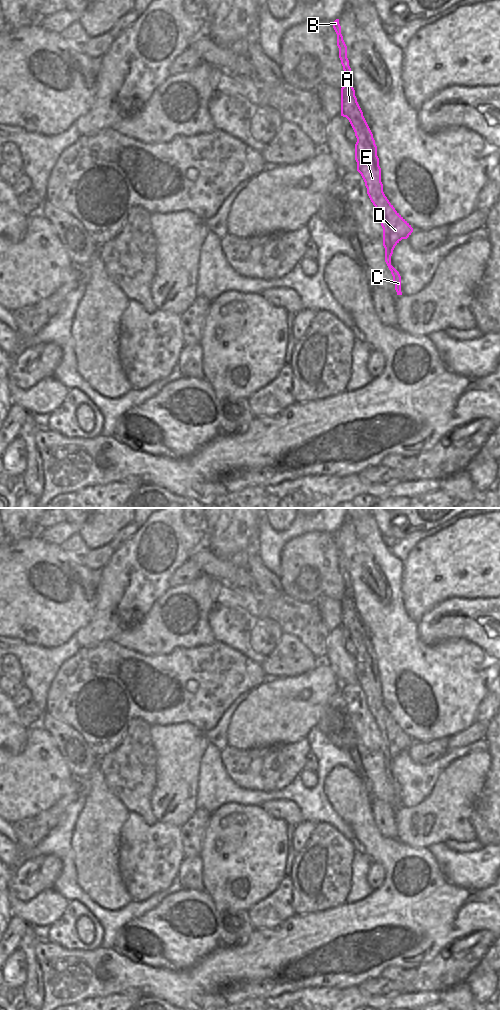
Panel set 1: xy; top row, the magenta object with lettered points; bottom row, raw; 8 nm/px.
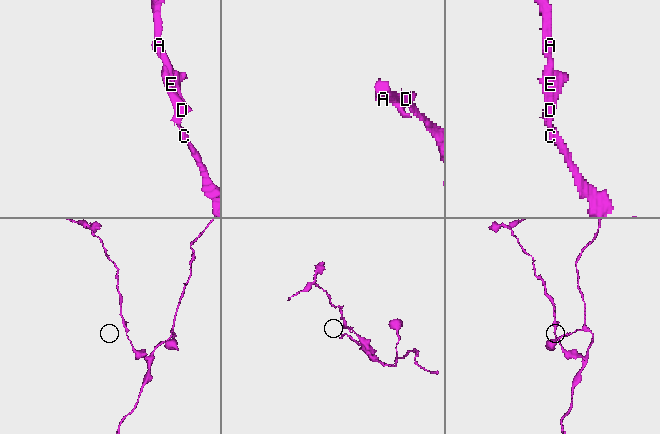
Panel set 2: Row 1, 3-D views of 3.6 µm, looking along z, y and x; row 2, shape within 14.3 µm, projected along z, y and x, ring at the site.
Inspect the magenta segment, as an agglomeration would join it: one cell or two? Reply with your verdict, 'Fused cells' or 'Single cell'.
Single cell.

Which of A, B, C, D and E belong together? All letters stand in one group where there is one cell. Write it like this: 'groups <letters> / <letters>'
groups A B C D E

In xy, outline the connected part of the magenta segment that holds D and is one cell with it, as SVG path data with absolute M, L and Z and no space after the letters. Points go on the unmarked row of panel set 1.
M336 531L333 534L333 540L337 546L339 570L345 584L345 596L341 600L341 628L346 629L349 632L355 644L357 650L355 656L357 683L361 686L365 694L367 706L379 728L383 740L385 774L393 788L397 807L402 807L401 788L391 777L391 768L395 758L402 751L407 751L413 744L413 740L395 722L383 704L377 658L355 608L355 602L351 594L351 580L347 570L347 558L341 546L339 531Z

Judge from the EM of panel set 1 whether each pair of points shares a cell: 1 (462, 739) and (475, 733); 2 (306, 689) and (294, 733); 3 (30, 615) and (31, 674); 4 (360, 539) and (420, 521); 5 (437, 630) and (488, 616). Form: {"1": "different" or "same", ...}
{"1": "same", "2": "same", "3": "different", "4": "different", "5": "same"}

